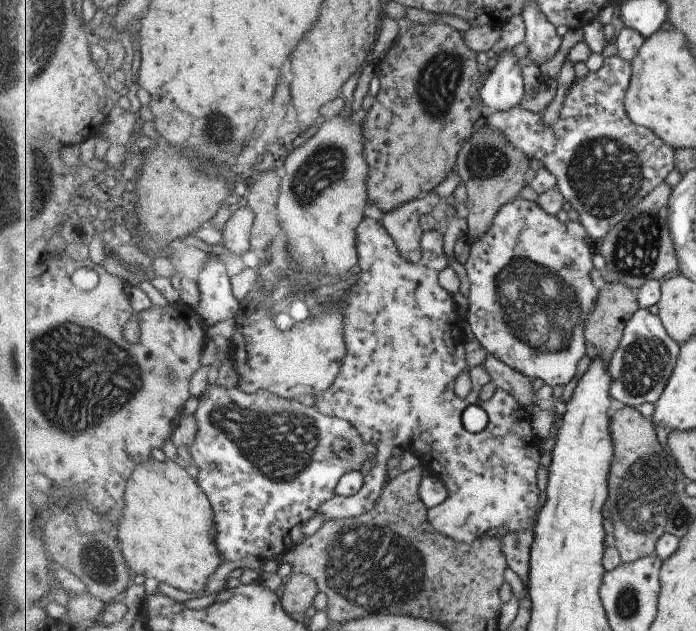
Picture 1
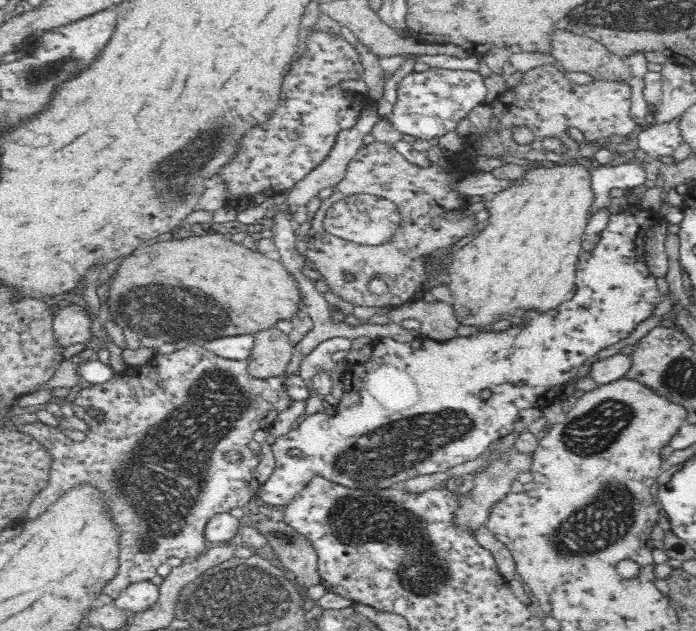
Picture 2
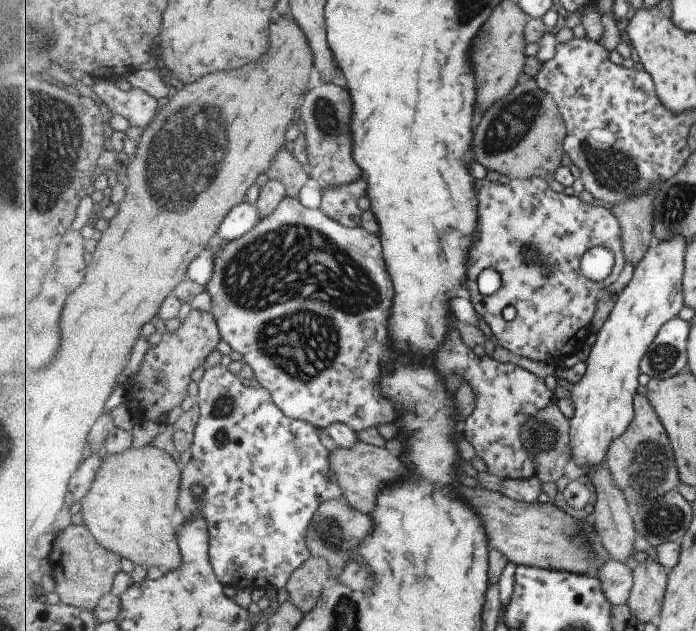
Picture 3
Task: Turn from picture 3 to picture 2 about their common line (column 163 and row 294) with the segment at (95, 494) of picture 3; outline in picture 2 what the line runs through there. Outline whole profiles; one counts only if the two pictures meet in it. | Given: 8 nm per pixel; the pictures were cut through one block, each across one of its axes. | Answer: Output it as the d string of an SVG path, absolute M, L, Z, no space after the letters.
M540 164L502 190L487 198L487 225L470 243L451 256L447 278L452 294L452 310L464 326L490 326L504 314L522 315L526 311L543 313L560 306L576 285L577 266L582 254L582 241L589 224L589 211L594 194L588 165Z

